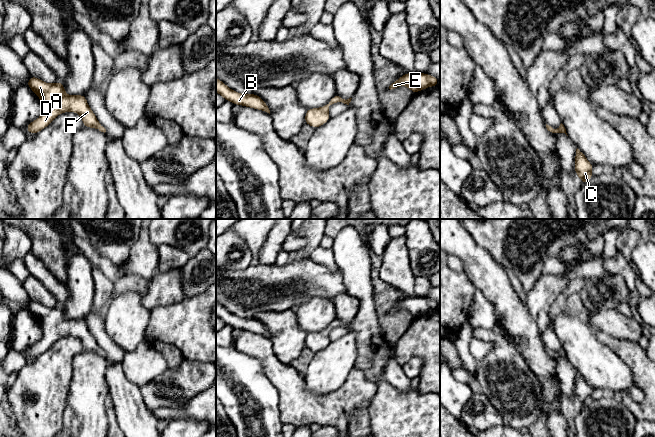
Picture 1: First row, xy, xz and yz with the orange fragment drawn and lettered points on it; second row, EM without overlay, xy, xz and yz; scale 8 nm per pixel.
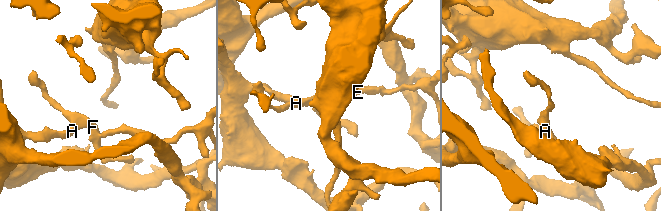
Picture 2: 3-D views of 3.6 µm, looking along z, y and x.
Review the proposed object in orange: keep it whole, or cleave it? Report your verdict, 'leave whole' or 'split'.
leave whole

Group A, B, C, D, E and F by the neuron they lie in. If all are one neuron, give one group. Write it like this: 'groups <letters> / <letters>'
groups A B C D E F

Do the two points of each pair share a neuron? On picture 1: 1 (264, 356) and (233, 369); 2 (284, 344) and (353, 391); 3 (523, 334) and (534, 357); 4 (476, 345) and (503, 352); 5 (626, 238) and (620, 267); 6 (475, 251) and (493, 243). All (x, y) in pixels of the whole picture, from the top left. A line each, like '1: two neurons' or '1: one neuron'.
1: two neurons
2: two neurons
3: one neuron
4: two neurons
5: two neurons
6: two neurons

